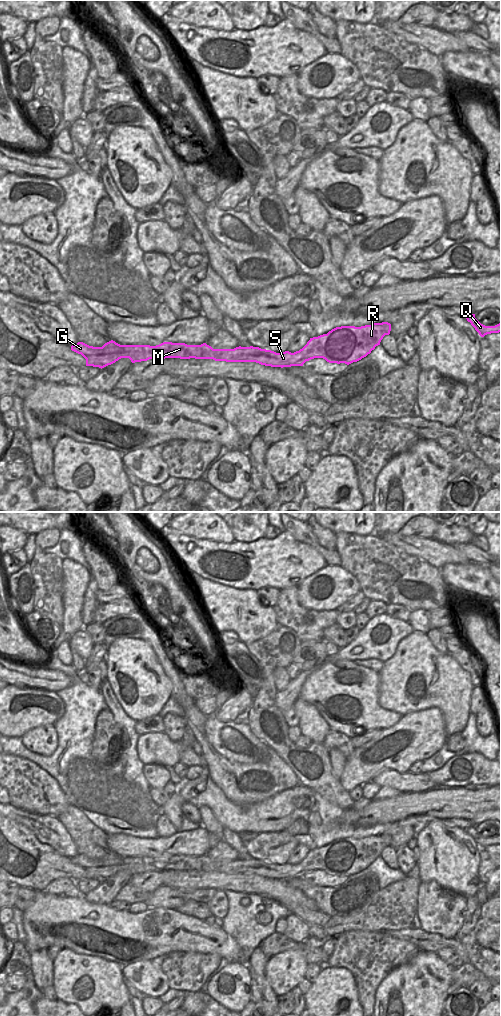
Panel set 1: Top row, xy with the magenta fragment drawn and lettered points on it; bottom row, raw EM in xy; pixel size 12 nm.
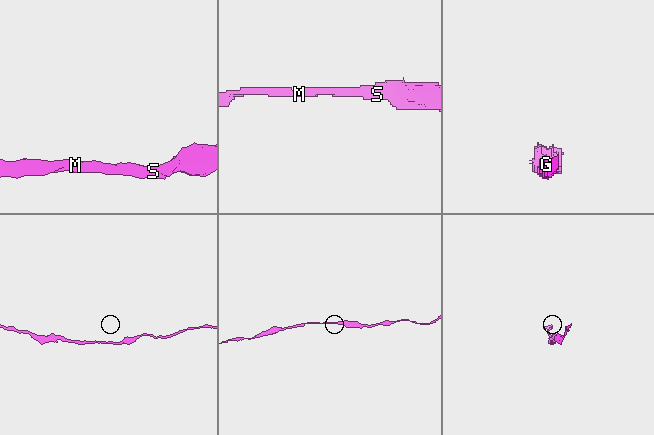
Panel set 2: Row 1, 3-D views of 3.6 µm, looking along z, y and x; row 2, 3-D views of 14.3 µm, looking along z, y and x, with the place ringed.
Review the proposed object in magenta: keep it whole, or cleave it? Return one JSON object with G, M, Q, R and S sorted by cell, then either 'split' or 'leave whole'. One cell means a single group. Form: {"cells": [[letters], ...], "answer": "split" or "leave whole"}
{"cells": [["G", "M", "Q", "R", "S"]], "answer": "leave whole"}

